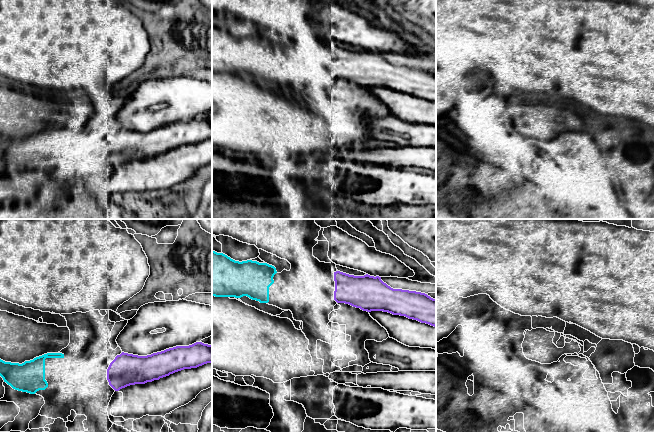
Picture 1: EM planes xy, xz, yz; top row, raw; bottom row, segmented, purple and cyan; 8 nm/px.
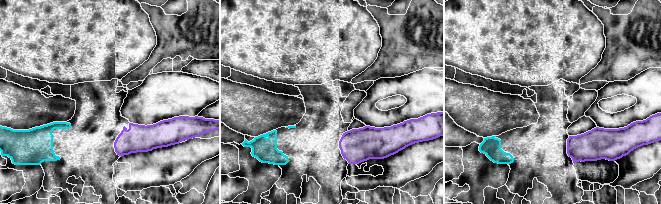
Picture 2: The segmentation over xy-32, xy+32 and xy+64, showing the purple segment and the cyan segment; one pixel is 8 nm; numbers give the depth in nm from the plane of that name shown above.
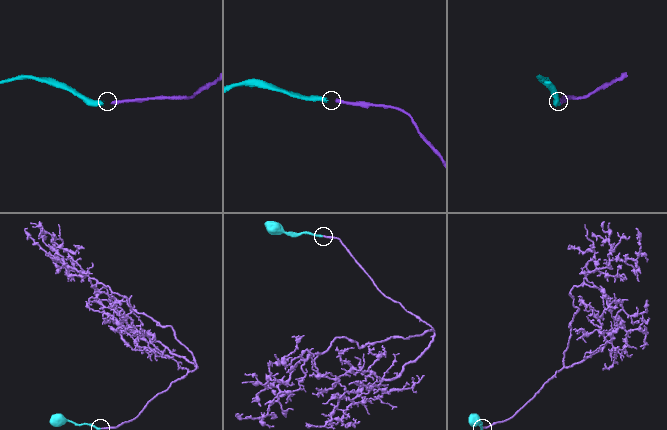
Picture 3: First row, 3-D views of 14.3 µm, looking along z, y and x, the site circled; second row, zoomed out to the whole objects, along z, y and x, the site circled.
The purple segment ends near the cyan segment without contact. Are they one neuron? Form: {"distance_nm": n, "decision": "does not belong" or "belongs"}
{"distance_nm": 360, "decision": "belongs"}

